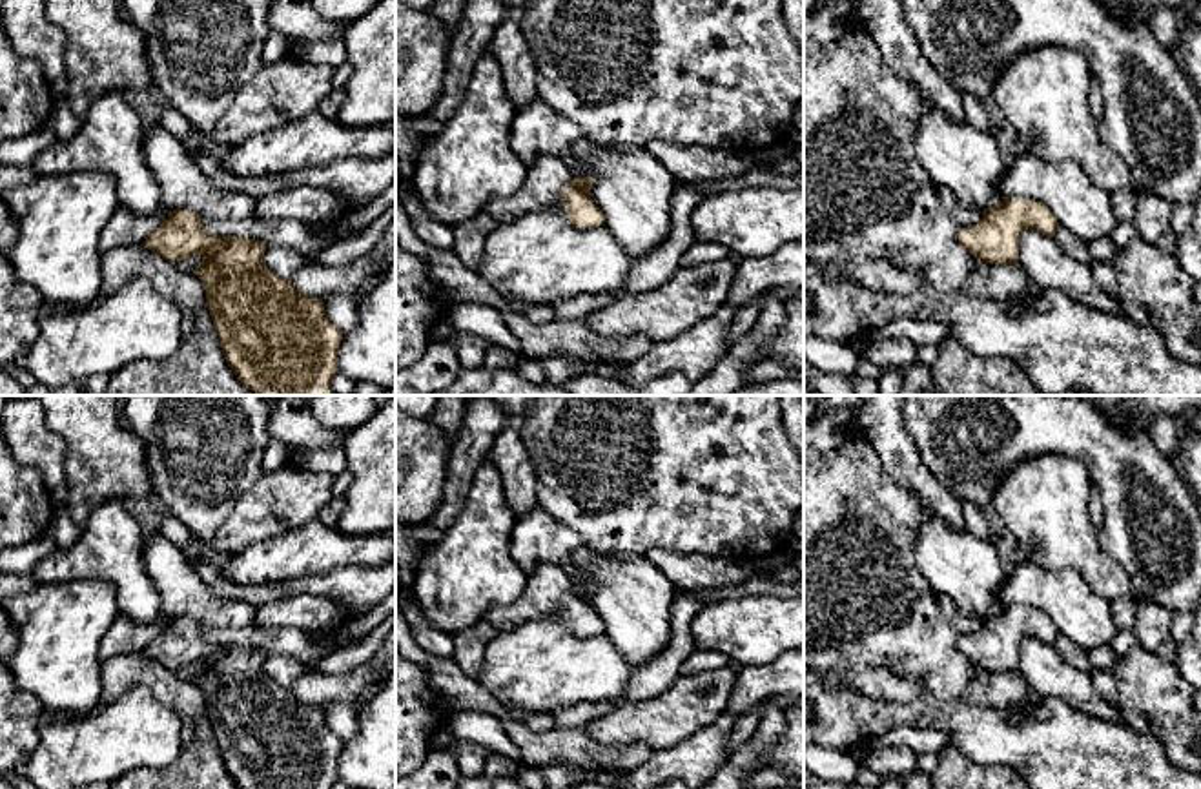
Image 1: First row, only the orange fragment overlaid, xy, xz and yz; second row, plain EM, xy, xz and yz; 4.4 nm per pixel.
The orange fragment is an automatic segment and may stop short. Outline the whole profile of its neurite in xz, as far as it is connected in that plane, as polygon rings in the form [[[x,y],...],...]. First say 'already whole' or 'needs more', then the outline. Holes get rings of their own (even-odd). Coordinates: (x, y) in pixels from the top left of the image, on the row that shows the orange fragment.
needs more | [[[543,155],[527,168],[527,179],[516,193],[488,200],[483,213],[499,224],[510,224],[565,202],[567,217],[576,228],[598,228],[605,224],[605,215],[590,199],[594,182],[590,177],[576,179],[561,157]]]

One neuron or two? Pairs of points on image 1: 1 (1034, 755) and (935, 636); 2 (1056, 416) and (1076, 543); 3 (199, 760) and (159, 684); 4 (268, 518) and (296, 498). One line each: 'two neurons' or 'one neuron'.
1: two neurons
2: two neurons
3: one neuron
4: one neuron

